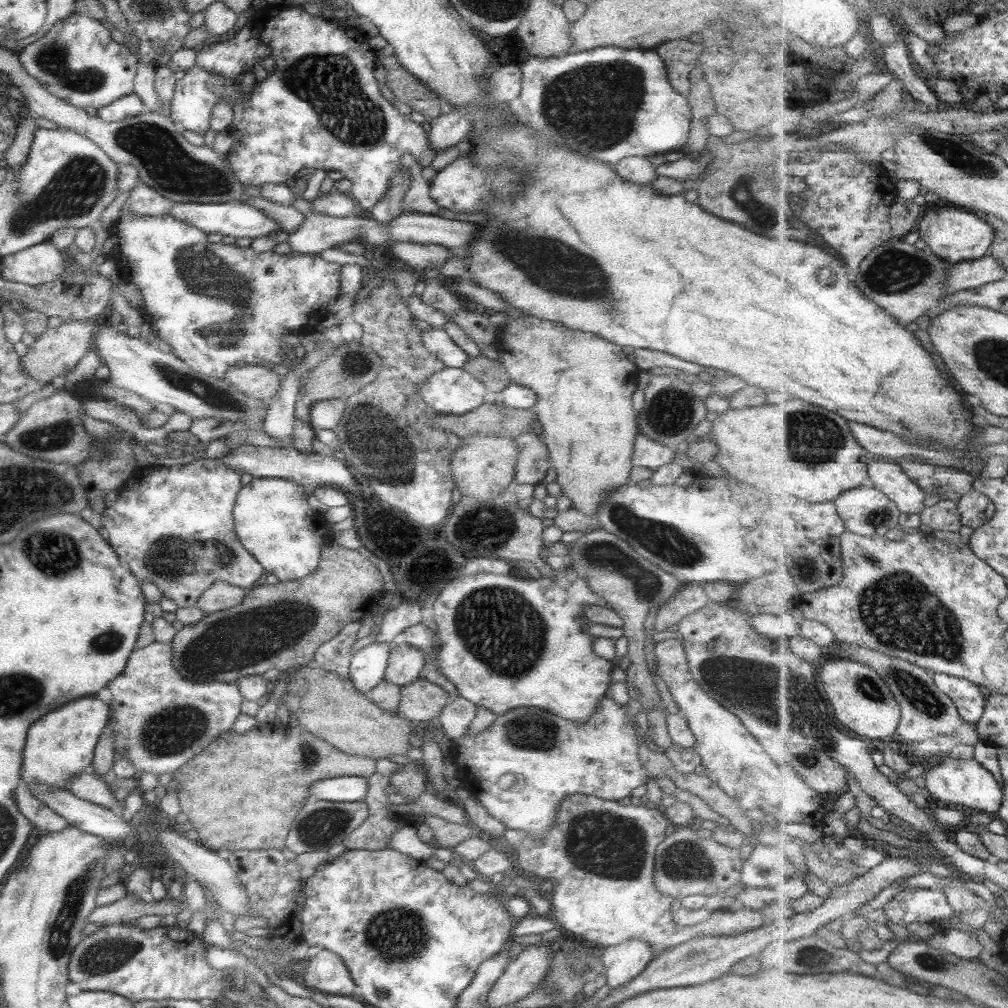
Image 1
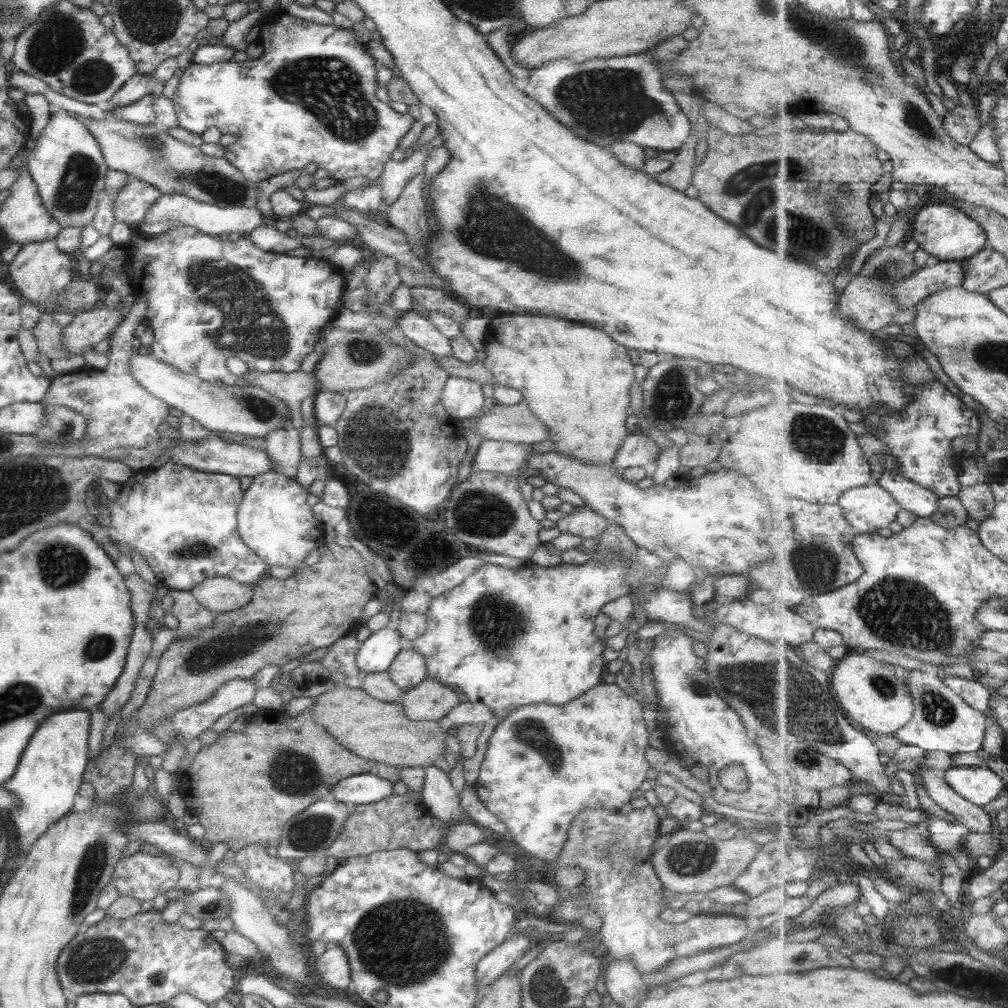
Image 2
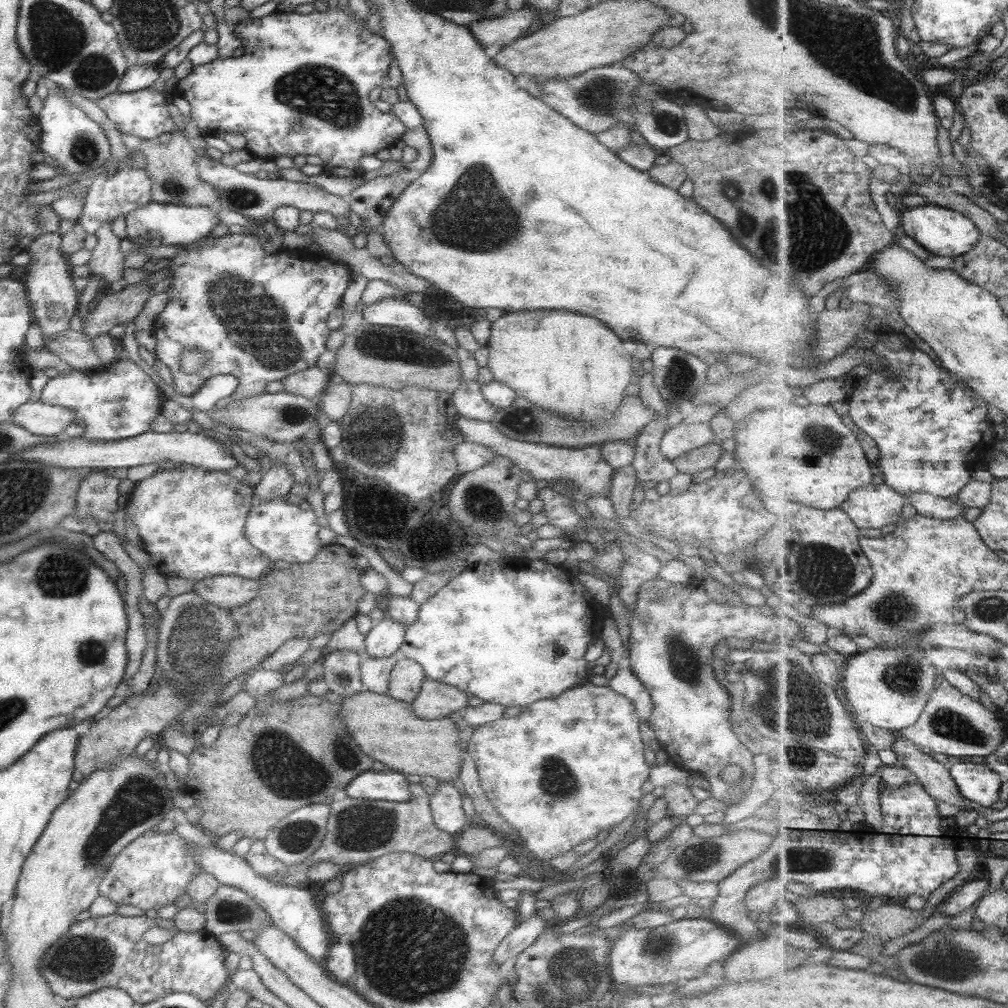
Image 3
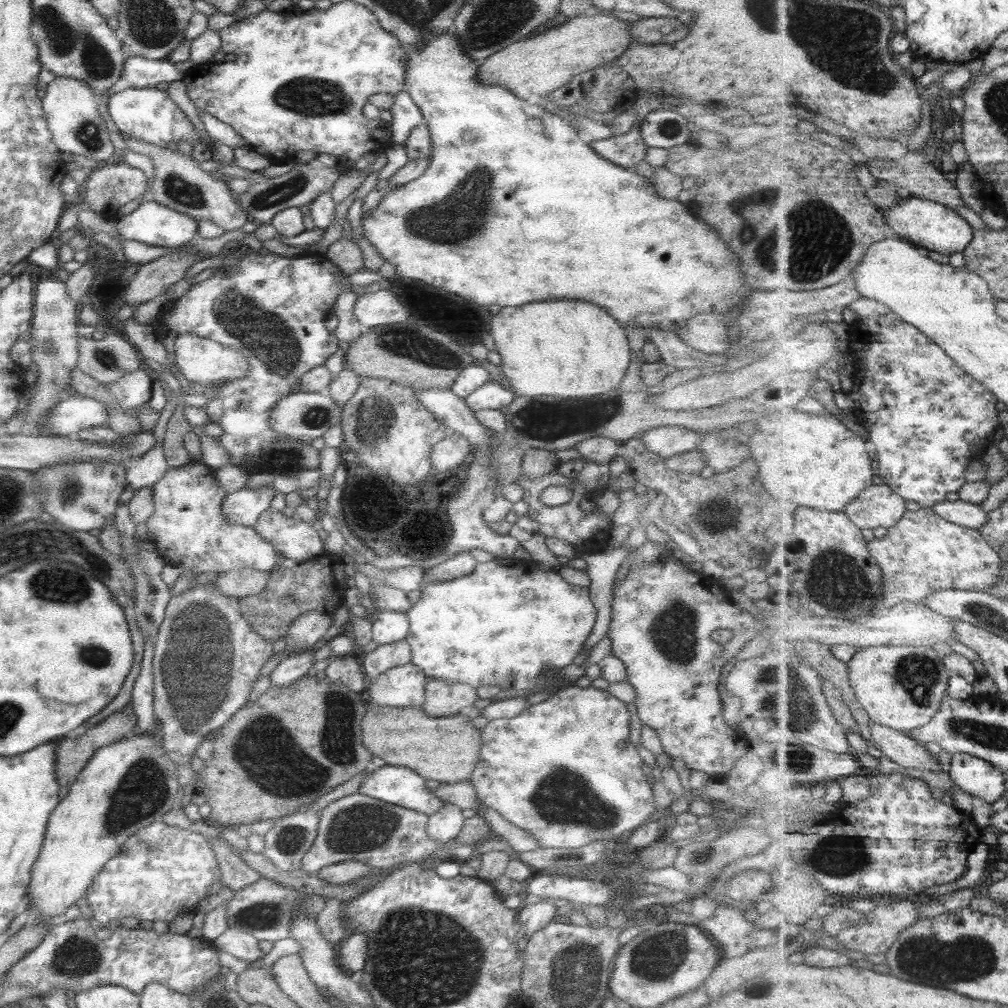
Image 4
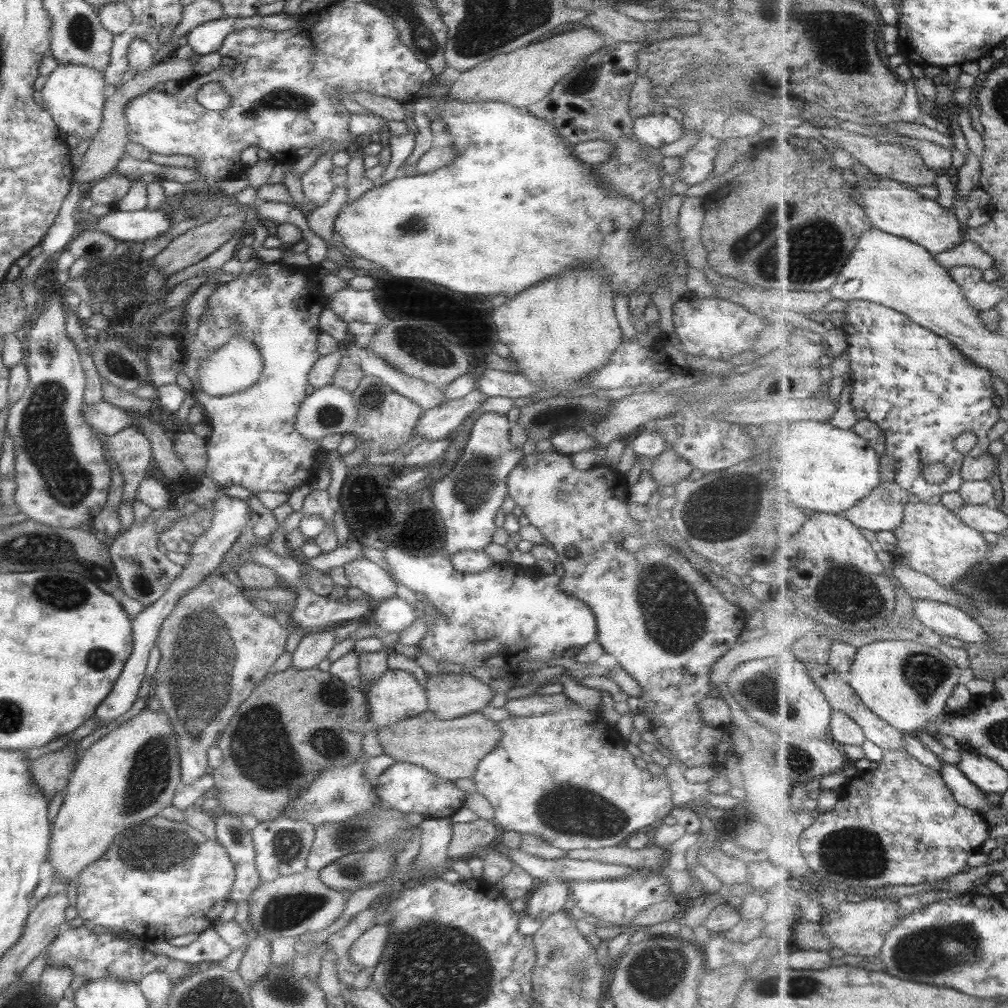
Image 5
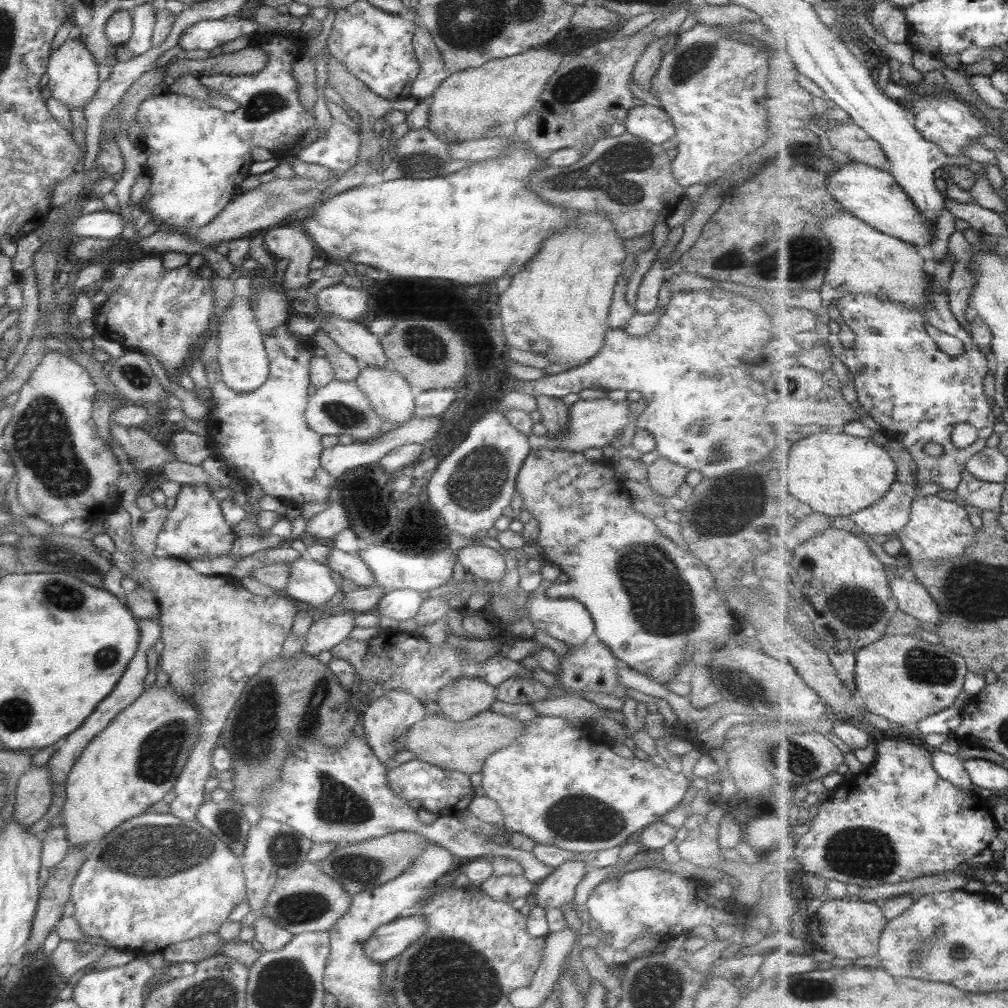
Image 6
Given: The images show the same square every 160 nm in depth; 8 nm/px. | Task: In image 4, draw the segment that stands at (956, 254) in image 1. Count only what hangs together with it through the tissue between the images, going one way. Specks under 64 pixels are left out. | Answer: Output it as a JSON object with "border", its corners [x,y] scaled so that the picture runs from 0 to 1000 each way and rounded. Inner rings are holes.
{"border":[[[902,195],[893,197],[884,207],[877,208],[882,224],[901,240],[916,245],[922,249],[944,253],[955,250],[966,239],[966,226],[957,214],[948,207],[938,204],[936,201],[924,197]]]}

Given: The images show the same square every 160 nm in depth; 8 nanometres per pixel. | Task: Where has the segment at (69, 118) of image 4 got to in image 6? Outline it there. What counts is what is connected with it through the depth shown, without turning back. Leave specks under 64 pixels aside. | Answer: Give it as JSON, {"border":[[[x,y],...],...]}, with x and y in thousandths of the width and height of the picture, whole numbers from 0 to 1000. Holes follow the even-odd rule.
{"border":[[[68,39],[62,43],[55,51],[49,55],[45,75],[47,75],[47,89],[49,96],[59,99],[61,103],[66,105],[67,109],[81,109],[82,104],[92,97],[98,79],[96,78],[96,66],[92,55],[80,44],[80,41]]]}

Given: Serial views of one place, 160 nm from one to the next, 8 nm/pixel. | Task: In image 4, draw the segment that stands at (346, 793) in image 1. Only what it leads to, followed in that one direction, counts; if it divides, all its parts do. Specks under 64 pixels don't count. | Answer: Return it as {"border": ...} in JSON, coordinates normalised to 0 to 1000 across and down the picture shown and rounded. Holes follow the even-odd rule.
{"border":[[[380,759],[362,769],[356,777],[355,786],[390,800],[427,809],[435,805],[439,796],[422,781],[420,775],[404,761]]]}

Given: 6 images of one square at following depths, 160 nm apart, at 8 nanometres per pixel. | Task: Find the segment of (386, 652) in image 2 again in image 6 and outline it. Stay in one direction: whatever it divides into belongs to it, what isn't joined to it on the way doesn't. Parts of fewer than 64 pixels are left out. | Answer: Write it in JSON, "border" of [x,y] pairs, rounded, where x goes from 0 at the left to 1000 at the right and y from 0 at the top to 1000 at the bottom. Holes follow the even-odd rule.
{"border":[[[390,585],[378,591],[370,607],[374,612],[384,611],[394,617],[400,617],[412,611],[420,591],[410,585]]]}

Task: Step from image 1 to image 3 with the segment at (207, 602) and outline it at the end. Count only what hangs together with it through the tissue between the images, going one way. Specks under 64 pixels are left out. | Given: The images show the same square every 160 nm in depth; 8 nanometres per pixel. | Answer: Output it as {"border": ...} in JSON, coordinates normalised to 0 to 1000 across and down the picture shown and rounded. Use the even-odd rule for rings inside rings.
{"border":[[[216,570],[193,576],[190,586],[200,593],[201,597],[207,597],[211,601],[226,605],[247,597],[256,584],[257,575]]]}

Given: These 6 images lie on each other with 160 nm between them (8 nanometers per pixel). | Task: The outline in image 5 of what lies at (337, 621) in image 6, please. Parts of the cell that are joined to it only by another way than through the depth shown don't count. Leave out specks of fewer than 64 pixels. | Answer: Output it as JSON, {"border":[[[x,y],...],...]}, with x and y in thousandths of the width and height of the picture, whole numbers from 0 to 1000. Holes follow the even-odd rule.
{"border":[[[327,623],[320,627],[306,627],[301,630],[294,643],[288,647],[288,661],[295,665],[314,662],[332,639],[331,626],[332,623]]]}

